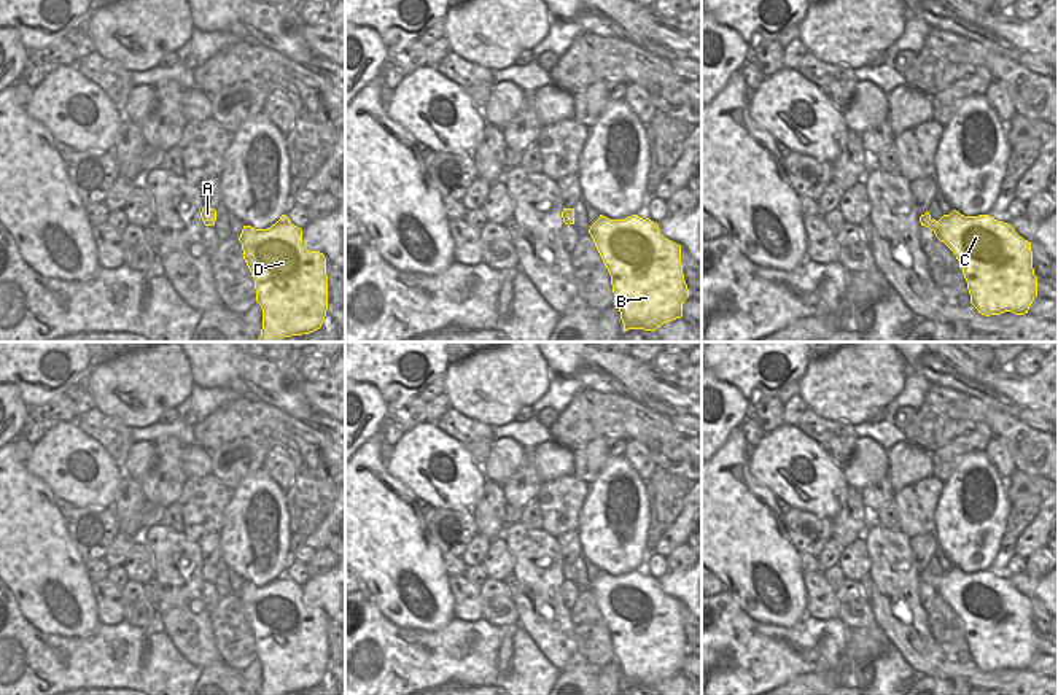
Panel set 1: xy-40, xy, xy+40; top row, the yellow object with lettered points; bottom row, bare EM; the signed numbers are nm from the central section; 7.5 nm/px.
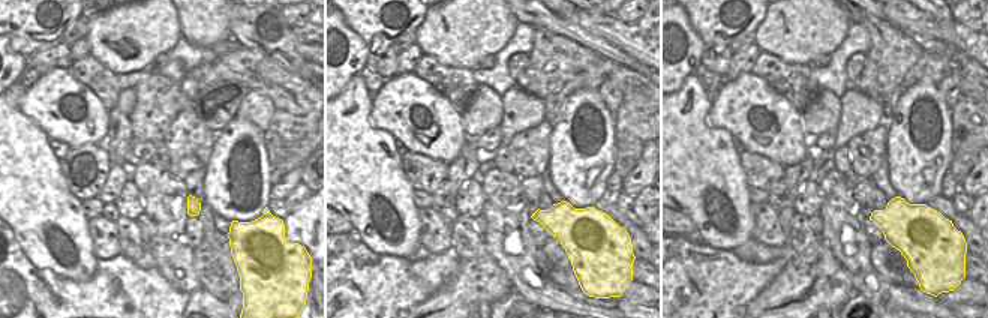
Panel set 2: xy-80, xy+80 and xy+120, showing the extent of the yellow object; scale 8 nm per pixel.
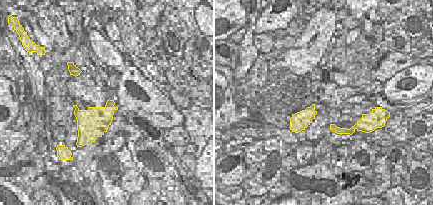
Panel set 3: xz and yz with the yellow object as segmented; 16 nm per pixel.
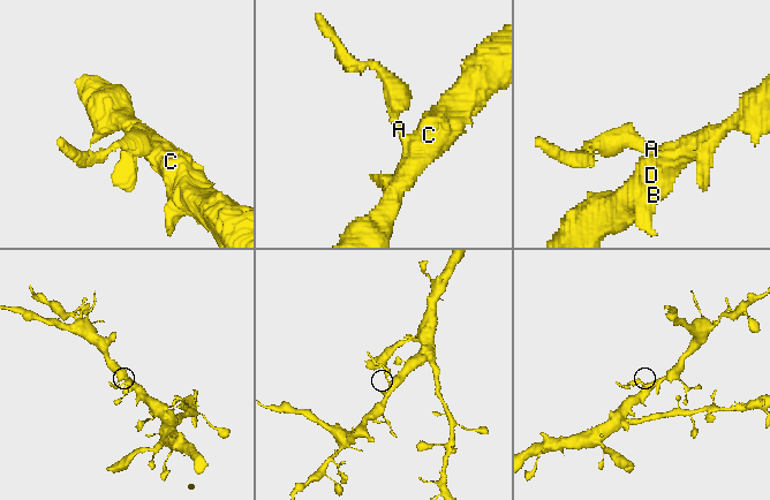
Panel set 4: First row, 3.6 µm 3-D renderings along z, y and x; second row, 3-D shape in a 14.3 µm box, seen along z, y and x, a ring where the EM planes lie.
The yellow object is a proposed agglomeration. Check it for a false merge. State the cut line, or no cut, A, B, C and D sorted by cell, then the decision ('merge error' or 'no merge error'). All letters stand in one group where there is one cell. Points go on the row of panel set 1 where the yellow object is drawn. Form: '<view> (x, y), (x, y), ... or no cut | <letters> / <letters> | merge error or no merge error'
xy+40 (931, 220), (921, 223) | A / B C D | merge error

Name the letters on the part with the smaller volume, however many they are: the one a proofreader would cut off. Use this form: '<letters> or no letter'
A

